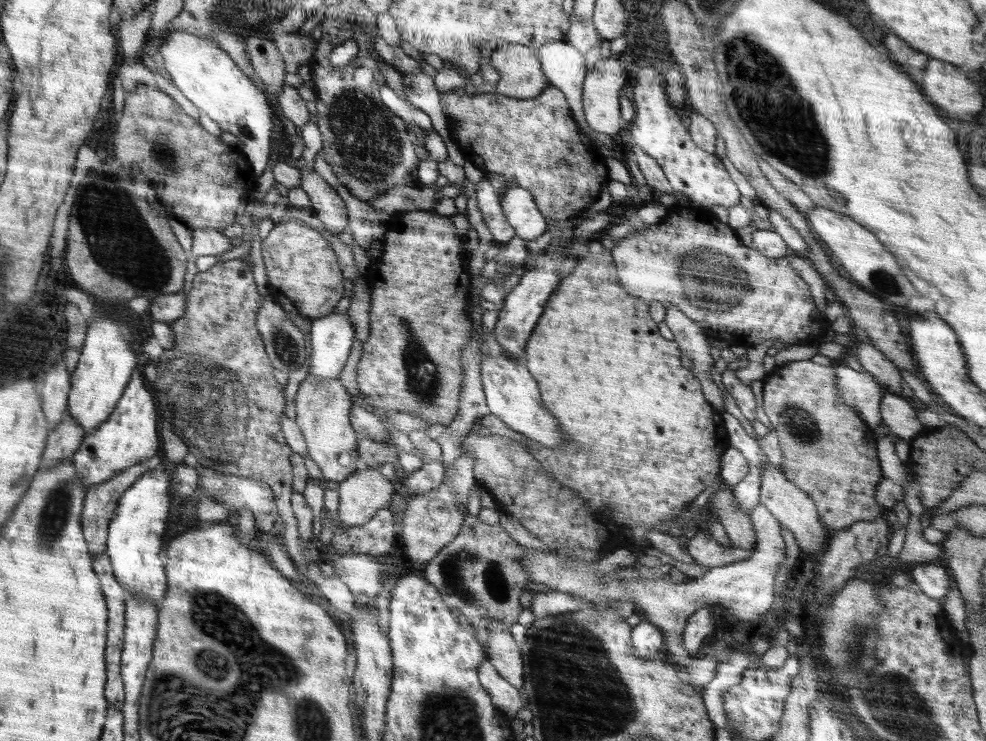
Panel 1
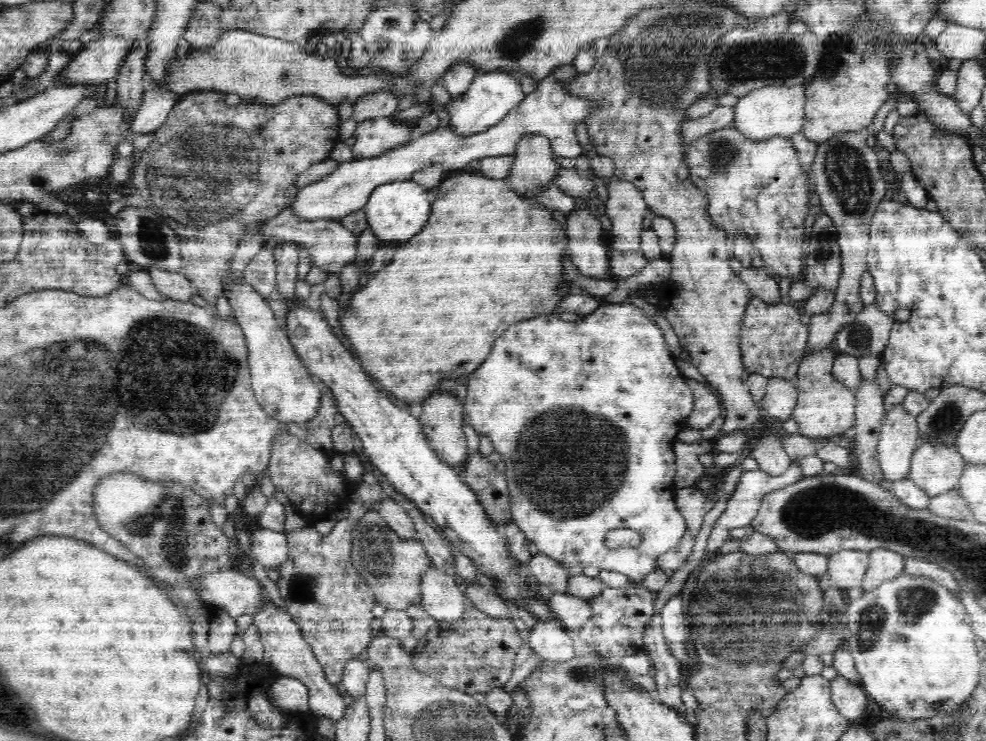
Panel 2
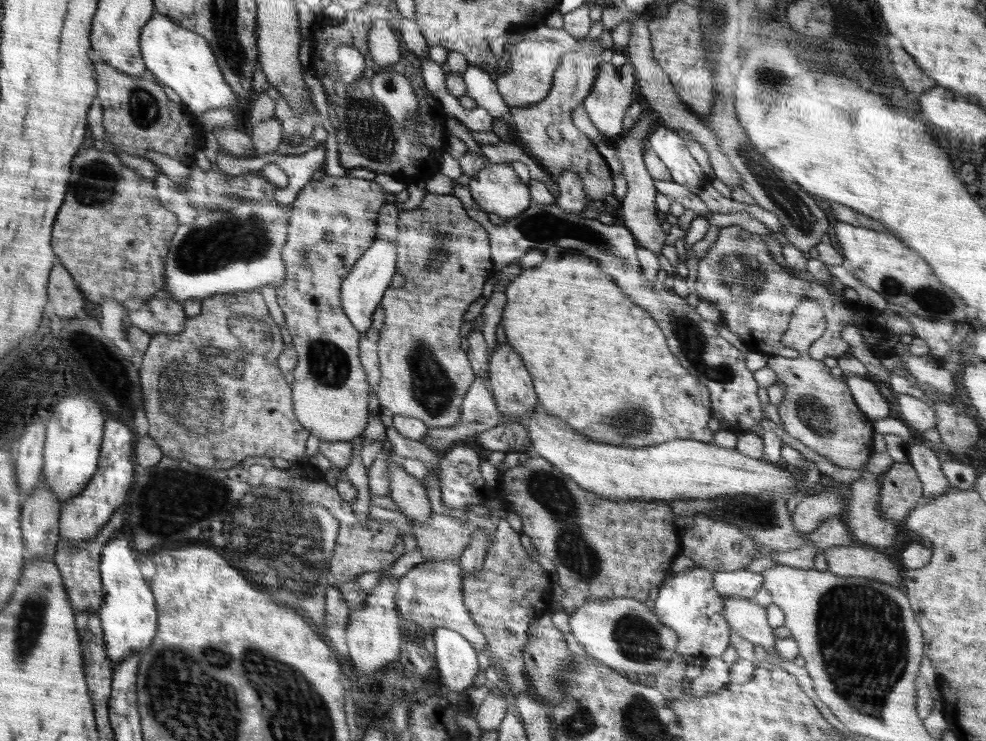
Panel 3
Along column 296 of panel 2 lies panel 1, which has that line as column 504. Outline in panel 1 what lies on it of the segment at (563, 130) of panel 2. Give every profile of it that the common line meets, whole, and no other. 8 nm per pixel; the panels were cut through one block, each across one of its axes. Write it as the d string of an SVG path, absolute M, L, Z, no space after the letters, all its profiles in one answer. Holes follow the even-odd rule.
M522 187L504 191L500 206L515 235L528 242L544 234L548 222L538 210L531 192Z

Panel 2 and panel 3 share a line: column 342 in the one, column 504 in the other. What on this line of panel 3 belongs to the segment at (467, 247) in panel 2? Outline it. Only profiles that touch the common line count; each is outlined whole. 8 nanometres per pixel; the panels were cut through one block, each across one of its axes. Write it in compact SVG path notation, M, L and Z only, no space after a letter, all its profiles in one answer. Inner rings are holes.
M562 256L558 260L544 260L536 268L524 269L516 278L510 282L505 290L507 303L502 313L501 324L506 334L507 342L520 354L526 370L530 372L533 382L533 390L537 394L538 402L544 410L552 416L562 418L570 428L587 436L594 442L604 442L616 446L632 448L651 447L674 439L690 439L710 444L713 442L712 430L706 425L711 417L710 395L708 388L695 376L692 376L679 362L668 348L664 333L652 320L649 312L636 306L614 282L608 274L604 274L594 258L588 256ZM626 412L632 412L630 418L626 418L626 426L622 426L624 434L618 430L618 418Z

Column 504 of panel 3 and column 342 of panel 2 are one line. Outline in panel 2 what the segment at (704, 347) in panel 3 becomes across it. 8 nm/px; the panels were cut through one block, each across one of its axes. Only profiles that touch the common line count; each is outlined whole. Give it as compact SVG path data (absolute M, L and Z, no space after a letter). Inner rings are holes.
M290 207L282 210L280 214L261 222L258 226L266 237L275 237L280 241L291 241L305 248L311 257L312 265L324 269L329 273L339 272L345 265L350 264L358 257L357 236L350 232L342 223L331 219L320 219L310 222L300 220Z

